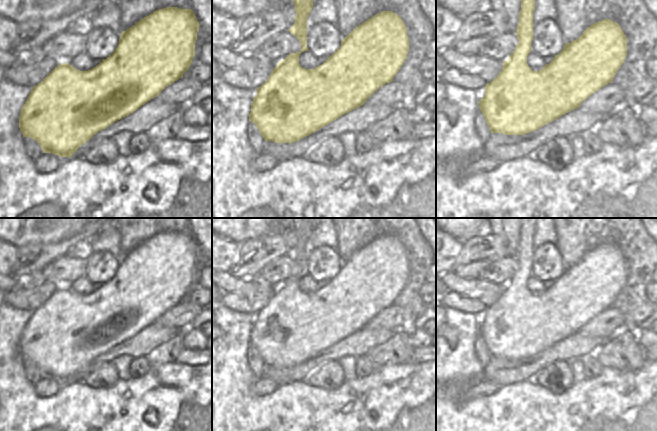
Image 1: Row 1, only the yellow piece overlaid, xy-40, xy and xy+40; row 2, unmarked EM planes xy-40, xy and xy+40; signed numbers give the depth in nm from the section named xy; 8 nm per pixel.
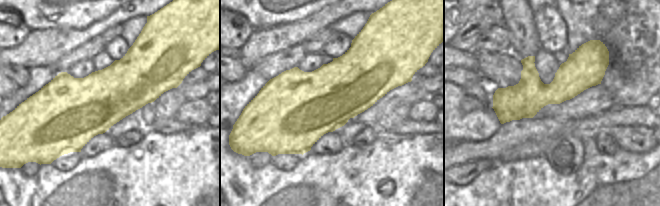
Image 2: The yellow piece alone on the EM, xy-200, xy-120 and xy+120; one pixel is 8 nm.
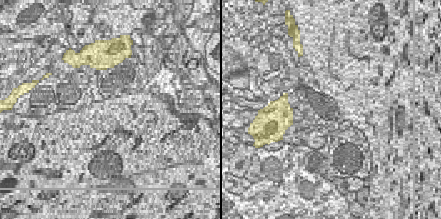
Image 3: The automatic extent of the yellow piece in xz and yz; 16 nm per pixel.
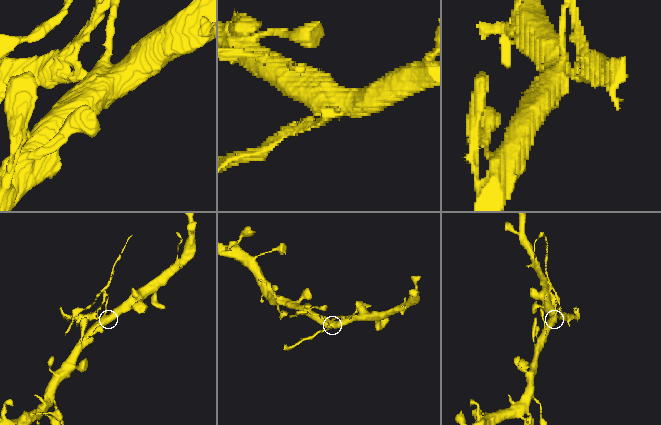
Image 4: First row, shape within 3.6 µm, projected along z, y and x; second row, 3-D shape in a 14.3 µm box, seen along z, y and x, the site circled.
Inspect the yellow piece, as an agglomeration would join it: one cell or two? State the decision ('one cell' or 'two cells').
two cells

